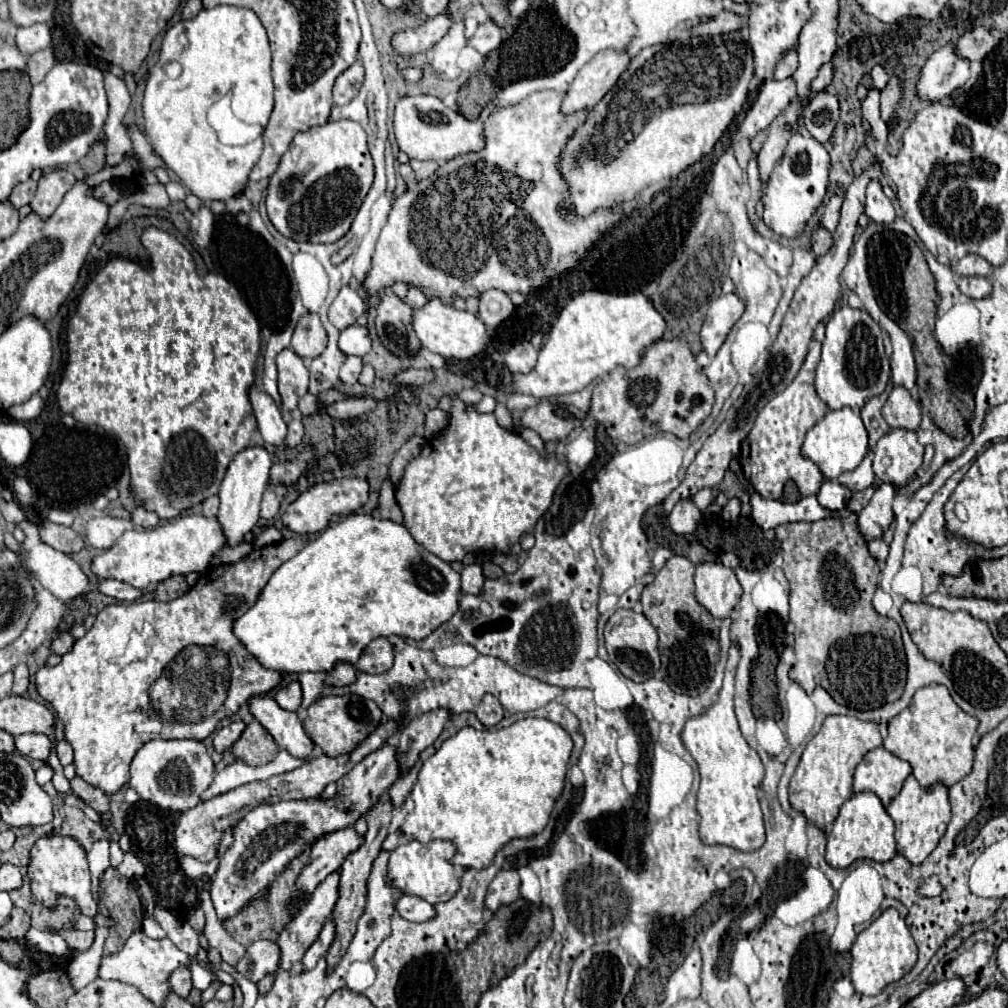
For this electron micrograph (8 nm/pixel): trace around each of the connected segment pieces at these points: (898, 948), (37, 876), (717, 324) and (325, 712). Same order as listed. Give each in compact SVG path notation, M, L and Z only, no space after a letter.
M887 908L881 912L877 920L871 922L869 928L861 930L851 946L851 982L859 994L873 996L879 994L887 984L903 978L913 964L917 962L917 946L909 932L909 926L899 916L895 908Z
M53 834L51 838L39 838L31 850L31 864L29 864L29 878L31 878L31 890L33 894L45 902L55 904L57 896L71 896L77 900L77 904L87 902L91 896L91 874L87 868L87 856L81 844L73 838L63 838L59 834Z
M735 294L719 296L709 304L705 322L699 332L701 346L709 358L713 358L717 354L717 350L725 342L731 326L739 320L743 310L745 310L745 304Z
M343 694L343 696L323 696L315 700L307 708L307 718L303 720L303 726L311 740L327 754L327 756L341 756L343 752L351 752L351 748L357 748L359 742L363 742L375 724L383 718L383 712L373 700L365 700L355 694Z

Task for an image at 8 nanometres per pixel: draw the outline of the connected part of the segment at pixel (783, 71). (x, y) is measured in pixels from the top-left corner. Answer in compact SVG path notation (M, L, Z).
M791 50L791 52L787 52L787 56L783 56L781 64L777 66L775 78L777 78L777 80L785 80L785 78L793 76L795 70L797 70L797 66L799 66L799 62L797 62L797 52Z

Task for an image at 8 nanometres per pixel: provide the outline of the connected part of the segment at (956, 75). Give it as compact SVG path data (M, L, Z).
M955 44L943 46L923 64L915 90L921 100L939 102L969 80L967 60L959 60L951 48L955 48Z

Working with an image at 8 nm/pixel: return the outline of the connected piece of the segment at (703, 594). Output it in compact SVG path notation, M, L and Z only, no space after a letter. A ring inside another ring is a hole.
M703 562L695 570L695 598L713 618L727 618L735 604L739 604L741 588L735 572L721 562Z

